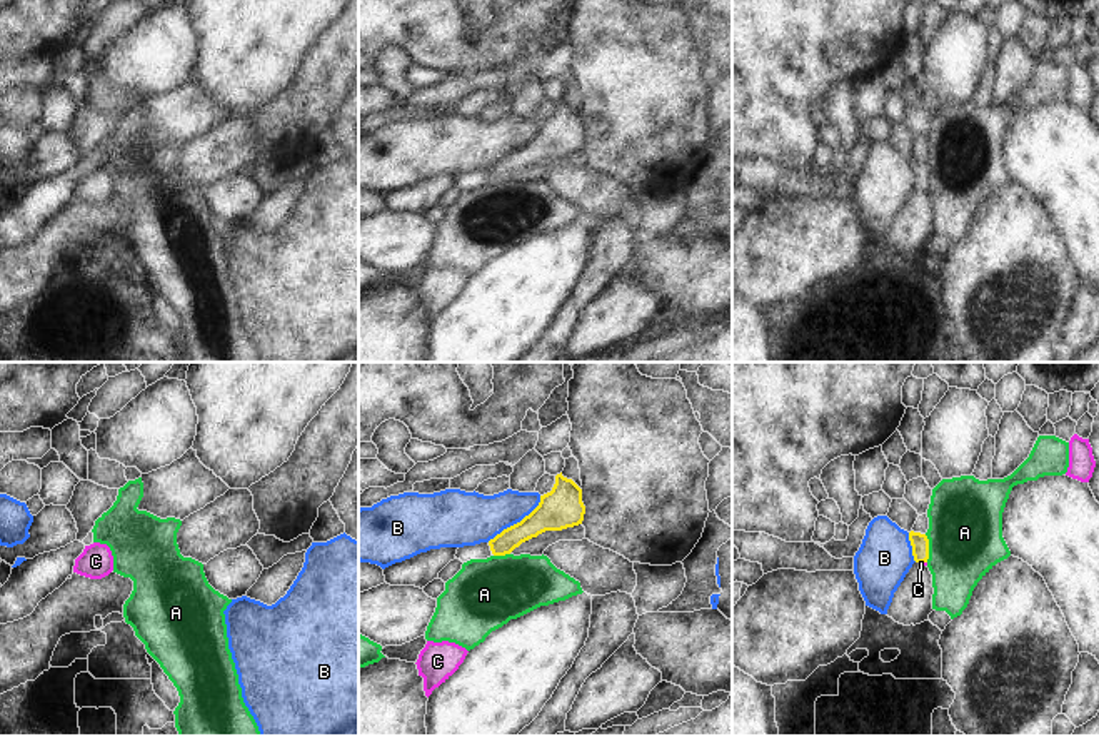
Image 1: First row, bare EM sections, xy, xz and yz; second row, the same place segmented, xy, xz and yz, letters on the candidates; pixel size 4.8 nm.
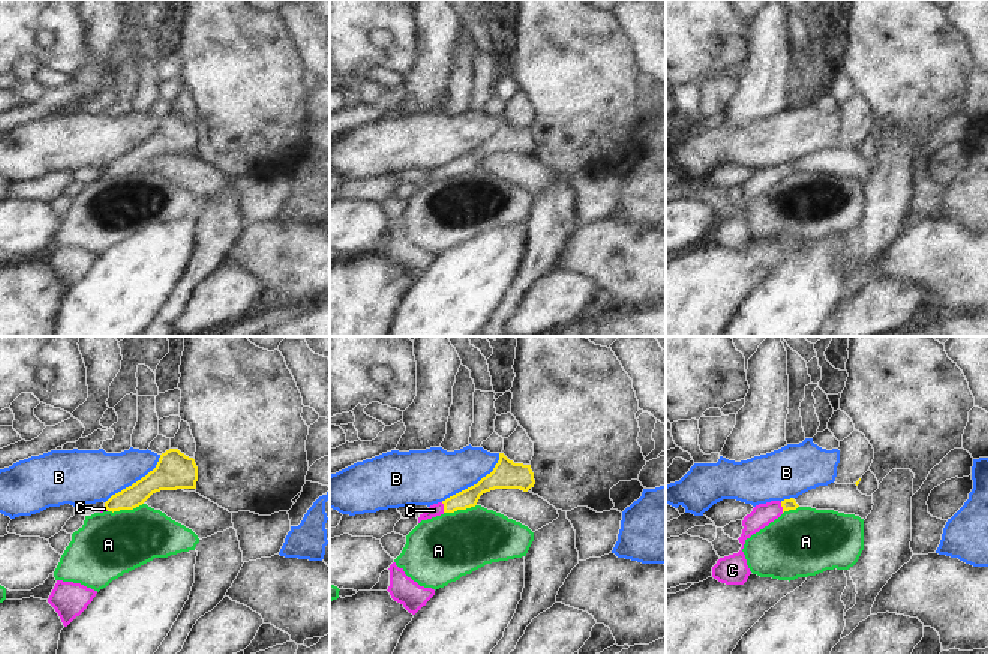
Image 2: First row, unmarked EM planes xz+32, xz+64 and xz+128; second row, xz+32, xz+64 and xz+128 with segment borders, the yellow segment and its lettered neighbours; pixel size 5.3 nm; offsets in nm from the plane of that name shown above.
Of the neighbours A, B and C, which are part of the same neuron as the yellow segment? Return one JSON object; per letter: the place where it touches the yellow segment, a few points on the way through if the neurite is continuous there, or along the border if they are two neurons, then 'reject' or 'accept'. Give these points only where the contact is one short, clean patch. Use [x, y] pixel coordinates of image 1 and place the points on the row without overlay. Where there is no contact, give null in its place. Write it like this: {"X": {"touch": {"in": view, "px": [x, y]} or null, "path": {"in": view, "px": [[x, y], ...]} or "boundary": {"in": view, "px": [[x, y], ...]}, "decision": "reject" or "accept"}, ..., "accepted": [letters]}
{"A": {"touch": {"in": "yz", "px": [928, 174]}, "boundary": {"in": "yz", "px": [[924, 161], [928, 166], [928, 187]]}, "decision": "reject"}, "B": {"touch": {"in": "xz", "px": [517, 149]}, "boundary": {"in": "xz", "px": [[541, 122], [541, 127], [527, 141], [487, 167]]}, "decision": "reject"}, "C": {"touch": {"in": "yz", "px": [924, 187]}, "path": {"in": "yz", "px": [[919, 169], [924, 187], [921, 189]]}, "decision": "accept"}, "accepted": ["C"]}

